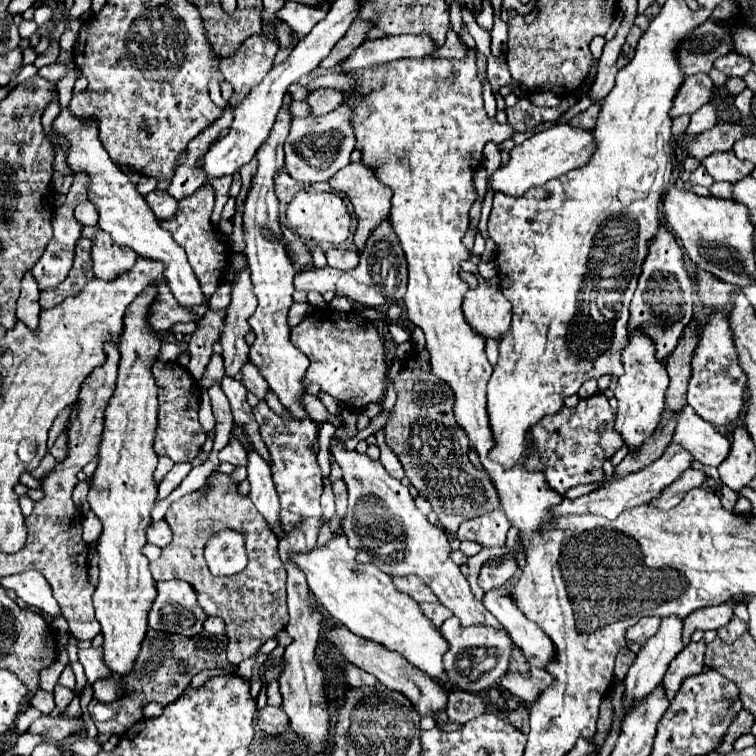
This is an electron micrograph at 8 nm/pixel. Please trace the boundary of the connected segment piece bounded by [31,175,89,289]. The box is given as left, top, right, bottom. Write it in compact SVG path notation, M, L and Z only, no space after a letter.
M73 175L73 185L67 193L67 201L55 209L55 215L53 215L53 239L51 243L47 245L45 253L41 255L41 259L33 265L31 269L31 275L33 279L37 281L39 289L45 289L45 287L57 287L59 283L65 281L71 265L73 265L73 247L77 243L77 239L81 237L81 225L77 223L77 219L73 217L73 209L81 203L81 201L87 201L87 189L89 189L89 175Z

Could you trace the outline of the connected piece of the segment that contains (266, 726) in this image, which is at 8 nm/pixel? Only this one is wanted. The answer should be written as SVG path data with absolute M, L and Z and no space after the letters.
M263 707L257 711L257 719L259 719L259 727L265 735L279 735L285 733L289 727L289 717L285 715L285 711L281 707Z

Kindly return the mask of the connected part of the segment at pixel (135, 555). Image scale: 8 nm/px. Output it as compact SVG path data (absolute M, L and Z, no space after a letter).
M145 287L125 313L125 327L119 341L121 363L117 387L105 409L105 429L97 453L99 465L93 477L89 477L91 485L87 493L87 503L103 525L103 533L97 541L99 585L93 595L95 617L105 635L105 665L119 677L133 669L147 631L147 611L157 595L149 561L143 555L143 547L147 545L145 531L153 523L151 511L157 501L157 483L153 477L157 453L153 451L153 439L159 403L151 367L159 357L161 337L157 331L149 331L149 307L153 307L155 295L157 287Z

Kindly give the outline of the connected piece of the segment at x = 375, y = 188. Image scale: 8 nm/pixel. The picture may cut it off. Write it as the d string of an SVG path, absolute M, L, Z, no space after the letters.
M353 161L347 167L343 167L341 171L337 171L337 175L333 175L329 179L329 185L333 191L345 193L349 197L349 201L353 203L357 219L359 219L357 233L355 233L353 241L357 245L357 251L363 251L363 245L365 245L371 229L375 229L389 215L393 191L389 191L389 187L385 187L385 183L381 183L377 179L377 171L373 171L373 167L365 167L365 163L361 163L361 161Z

